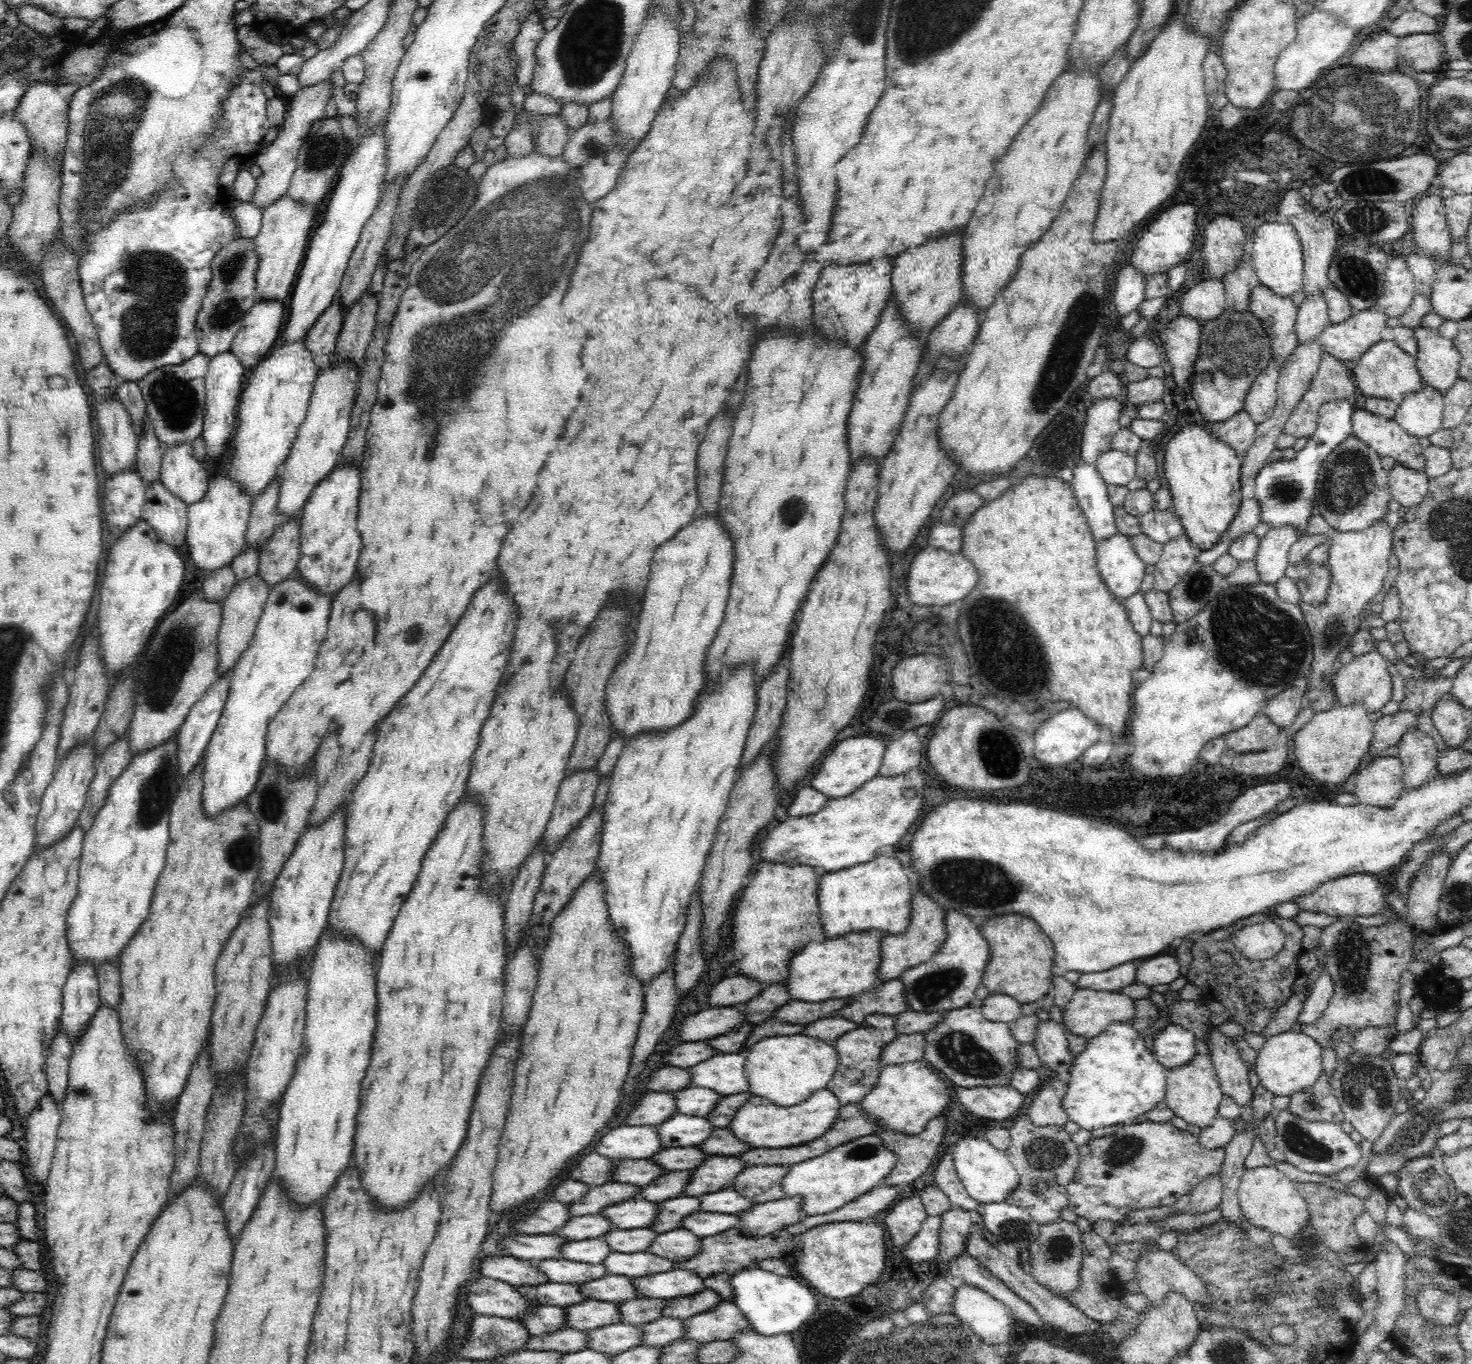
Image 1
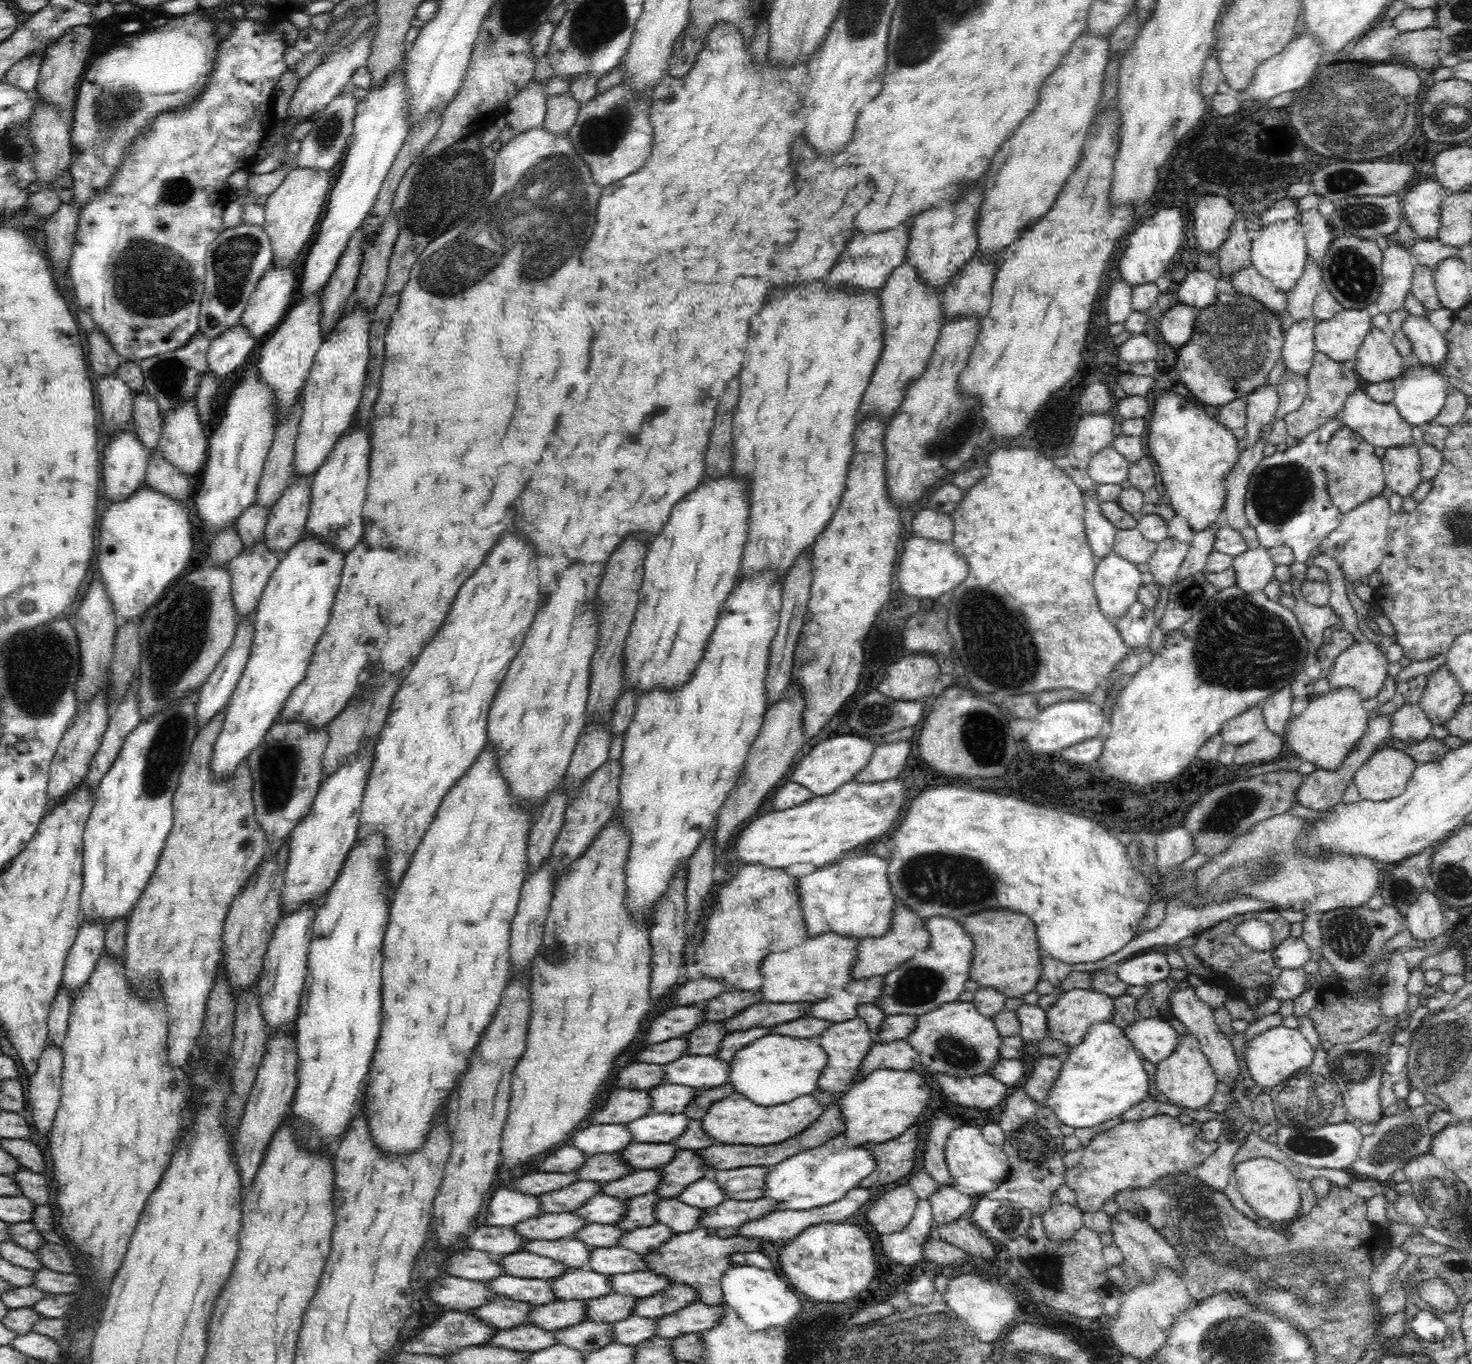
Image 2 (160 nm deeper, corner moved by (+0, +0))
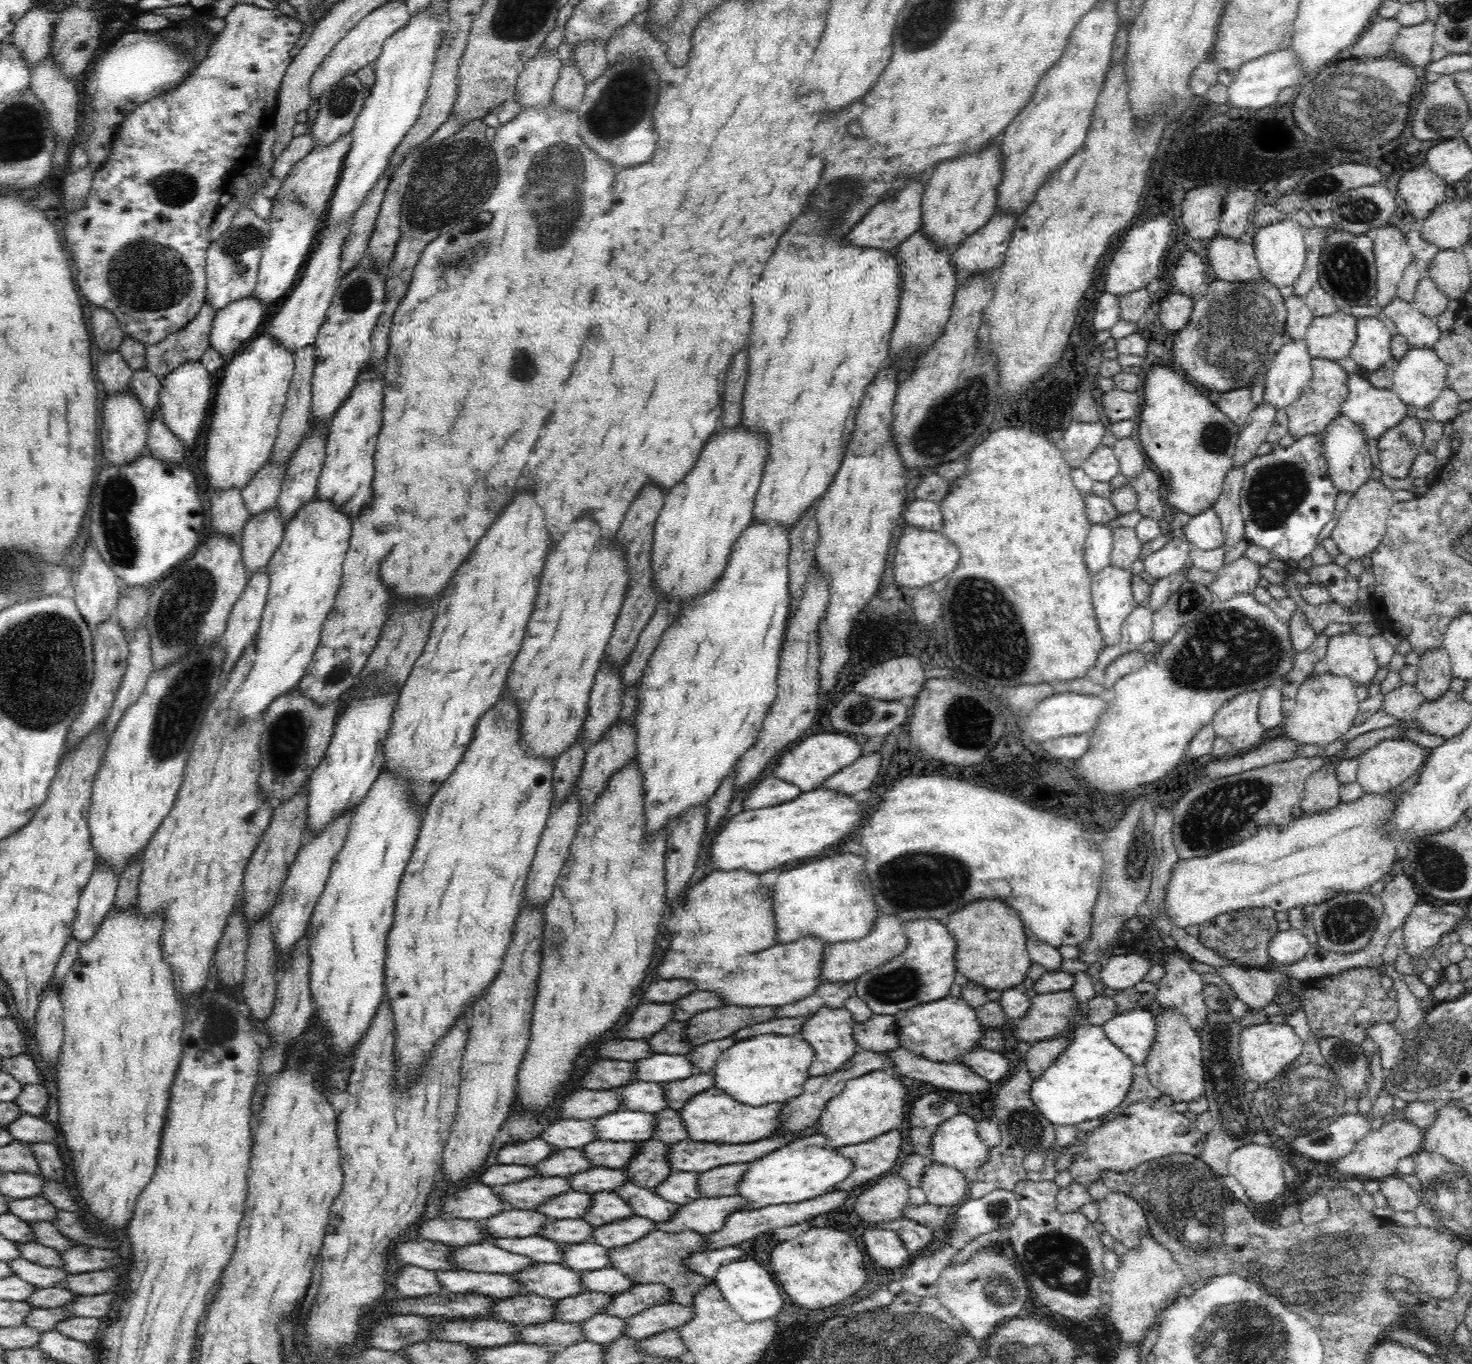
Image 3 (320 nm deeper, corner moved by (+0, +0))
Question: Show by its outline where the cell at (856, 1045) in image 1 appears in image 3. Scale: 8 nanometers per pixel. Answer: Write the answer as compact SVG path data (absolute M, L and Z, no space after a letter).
M854 995L848 998L844 1008L820 1007L810 1018L802 1017L804 1024L800 1036L809 1042L815 1052L809 1066L809 1076L822 1076L840 1070L840 1067L852 1058L859 1048L853 1037L855 1024L865 1023L872 1015L871 1008L861 998Z

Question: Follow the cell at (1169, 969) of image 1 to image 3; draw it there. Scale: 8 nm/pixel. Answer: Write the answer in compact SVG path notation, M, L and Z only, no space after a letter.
M1110 954L1102 962L1100 983L1114 989L1125 989L1142 982L1155 966L1150 959L1138 954Z

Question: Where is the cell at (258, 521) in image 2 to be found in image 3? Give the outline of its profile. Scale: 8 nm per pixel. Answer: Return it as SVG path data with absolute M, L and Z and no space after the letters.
M268 459L241 490L244 505L251 516L274 508L286 471L284 463L272 463Z

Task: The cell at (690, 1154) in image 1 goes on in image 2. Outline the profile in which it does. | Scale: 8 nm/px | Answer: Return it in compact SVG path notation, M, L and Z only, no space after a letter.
M634 1142L617 1152L617 1155L634 1169L652 1170L668 1164L678 1150L672 1143Z

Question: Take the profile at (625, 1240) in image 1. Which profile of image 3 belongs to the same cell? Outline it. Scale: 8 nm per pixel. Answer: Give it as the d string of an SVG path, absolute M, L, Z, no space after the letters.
M550 1219L539 1235L554 1242L580 1244L592 1242L594 1227L596 1226L588 1224L584 1219Z

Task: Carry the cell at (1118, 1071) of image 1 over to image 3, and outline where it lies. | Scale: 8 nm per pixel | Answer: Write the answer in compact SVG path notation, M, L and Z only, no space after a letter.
M1086 1022L1077 1026L1069 1045L1060 1053L1057 1060L1050 1063L1039 1077L1033 1079L1029 1097L1042 1117L1052 1124L1072 1126L1072 1124L1077 1125L1080 1122L1096 1120L1124 1102L1132 1084L1132 1068L1134 1066L1135 1064L1130 1058L1115 1044L1112 1044L1101 1026L1094 1026Z

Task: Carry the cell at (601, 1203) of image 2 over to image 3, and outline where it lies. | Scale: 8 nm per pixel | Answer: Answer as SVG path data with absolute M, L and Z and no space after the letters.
M567 1190L558 1196L553 1196L548 1202L539 1204L535 1210L554 1219L582 1219L589 1211L591 1195L575 1190Z

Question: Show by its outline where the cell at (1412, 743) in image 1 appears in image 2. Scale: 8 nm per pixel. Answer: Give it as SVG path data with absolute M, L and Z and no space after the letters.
M1408 703L1391 714L1391 734L1402 741L1421 741L1431 734L1432 721L1420 703Z

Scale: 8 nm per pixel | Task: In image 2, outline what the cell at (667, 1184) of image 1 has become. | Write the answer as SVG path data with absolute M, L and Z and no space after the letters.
M634 1169L622 1178L599 1183L599 1187L601 1192L608 1196L626 1200L626 1198L634 1198L634 1196L640 1196L647 1192L655 1192L660 1181L661 1176L658 1169Z

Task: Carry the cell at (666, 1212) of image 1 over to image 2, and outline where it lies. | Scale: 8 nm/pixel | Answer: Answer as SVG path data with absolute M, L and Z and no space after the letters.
M654 1191L634 1198L626 1198L623 1200L627 1206L625 1215L613 1225L626 1231L655 1225L658 1222L654 1216L654 1207L660 1199L663 1197L658 1196Z

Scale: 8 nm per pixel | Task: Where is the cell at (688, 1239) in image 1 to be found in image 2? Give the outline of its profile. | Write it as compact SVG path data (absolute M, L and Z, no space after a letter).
M656 1223L649 1227L624 1231L618 1239L617 1245L645 1255L651 1250L656 1250L656 1247L666 1242L674 1233L676 1232L668 1225Z

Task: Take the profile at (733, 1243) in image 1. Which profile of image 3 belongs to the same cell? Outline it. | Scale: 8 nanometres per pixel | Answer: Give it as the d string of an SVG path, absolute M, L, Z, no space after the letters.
M655 1230L648 1232L639 1241L628 1243L626 1246L612 1247L609 1249L609 1266L620 1270L632 1282L638 1284L662 1284L668 1287L672 1303L679 1303L684 1306L692 1306L696 1291L706 1283L714 1283L713 1278L703 1274L692 1272L682 1264L682 1259L694 1254L708 1250L705 1246L703 1234L686 1230L686 1232L664 1232Z

